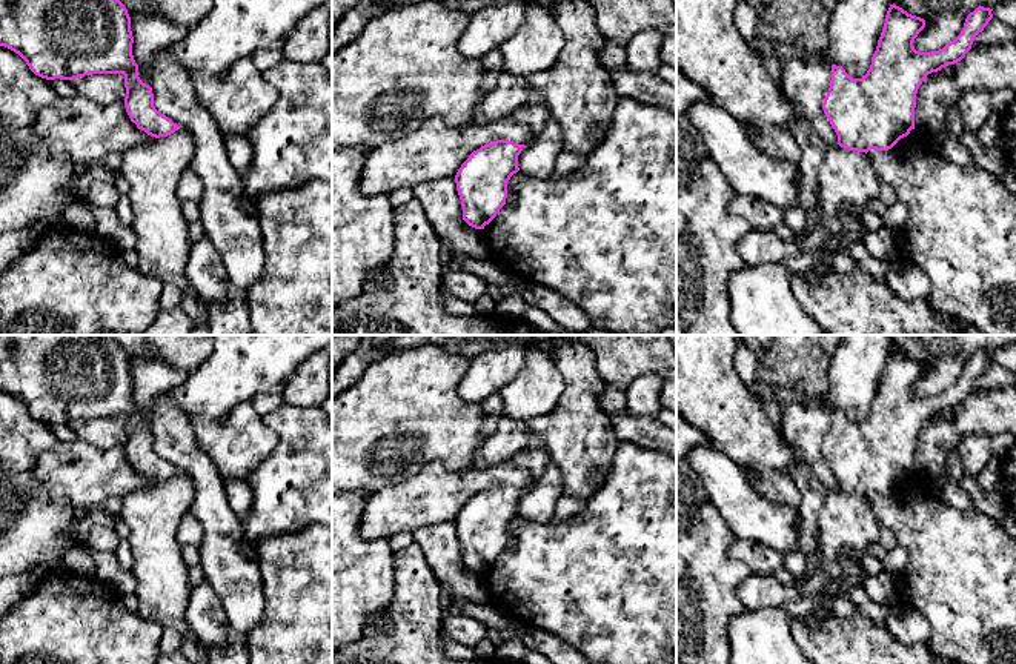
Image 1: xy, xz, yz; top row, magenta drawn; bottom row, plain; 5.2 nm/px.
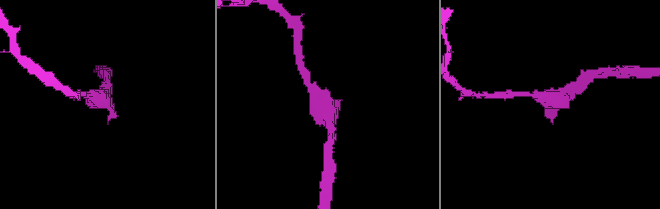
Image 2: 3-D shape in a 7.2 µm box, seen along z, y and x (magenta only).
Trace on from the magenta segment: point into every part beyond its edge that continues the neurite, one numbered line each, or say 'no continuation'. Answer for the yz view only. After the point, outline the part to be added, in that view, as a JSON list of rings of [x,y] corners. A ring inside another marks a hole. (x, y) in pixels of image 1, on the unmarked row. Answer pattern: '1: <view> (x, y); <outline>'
1: yz (846, 520); [[[828,490],[824,506],[818,518],[816,550],[821,553],[819,569],[825,575],[825,584],[821,592],[824,598],[844,596],[848,598],[848,590],[855,586],[864,587],[867,573],[858,561],[844,558],[841,552],[845,547],[853,547],[861,553],[872,543],[879,540],[881,527],[865,496],[848,495],[838,490]]]

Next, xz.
no continuation

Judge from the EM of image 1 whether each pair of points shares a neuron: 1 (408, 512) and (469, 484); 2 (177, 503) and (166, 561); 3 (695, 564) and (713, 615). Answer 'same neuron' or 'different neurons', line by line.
1: same neuron
2: same neuron
3: same neuron

